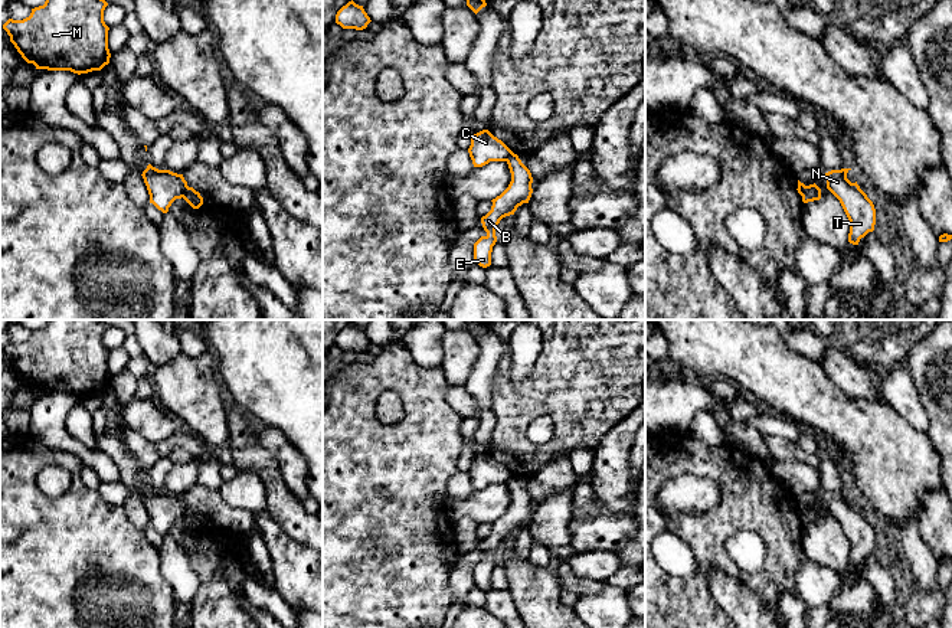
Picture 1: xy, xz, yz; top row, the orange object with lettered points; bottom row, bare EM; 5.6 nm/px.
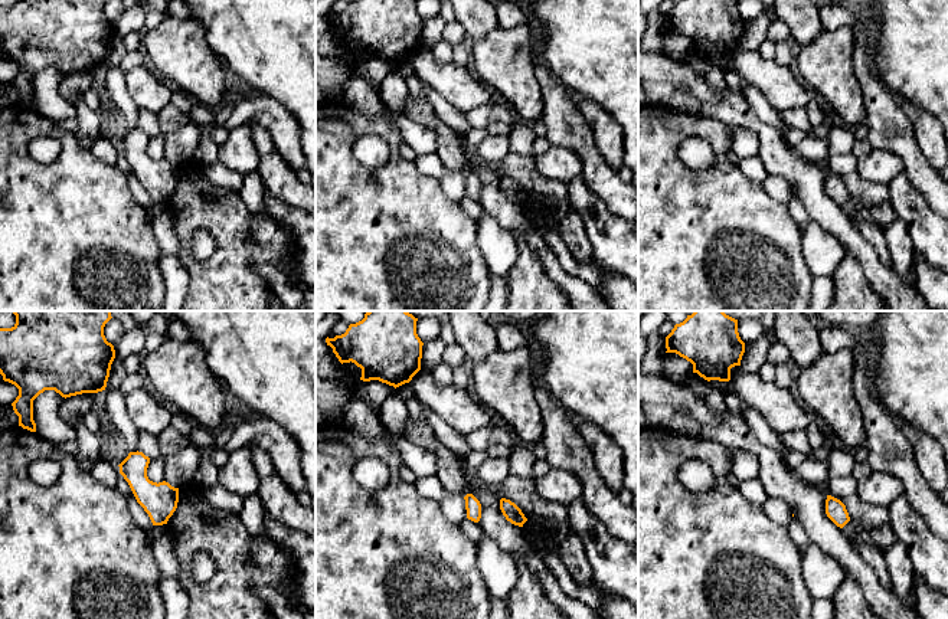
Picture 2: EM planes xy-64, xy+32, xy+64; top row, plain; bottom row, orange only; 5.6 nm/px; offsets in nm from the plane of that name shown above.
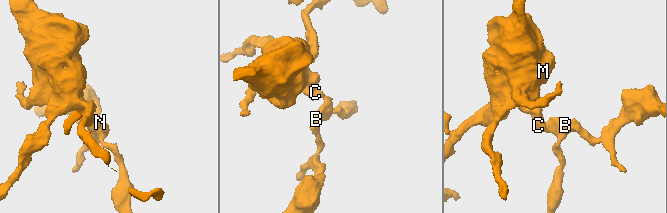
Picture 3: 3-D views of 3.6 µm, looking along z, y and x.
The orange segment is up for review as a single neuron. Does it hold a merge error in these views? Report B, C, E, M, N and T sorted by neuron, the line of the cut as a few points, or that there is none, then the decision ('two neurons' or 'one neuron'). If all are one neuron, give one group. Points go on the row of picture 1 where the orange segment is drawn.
groups B E N T / C M; cut xy (187, 186), (183, 198); two neurons

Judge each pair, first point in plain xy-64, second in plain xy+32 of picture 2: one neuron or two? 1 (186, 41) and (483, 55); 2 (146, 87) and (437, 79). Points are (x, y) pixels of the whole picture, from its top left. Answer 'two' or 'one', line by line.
1: one
2: one

